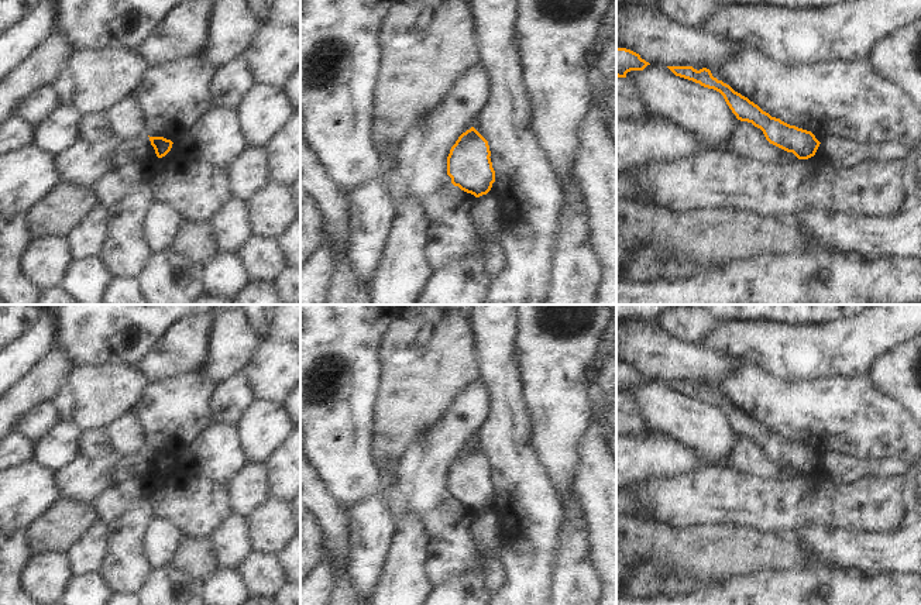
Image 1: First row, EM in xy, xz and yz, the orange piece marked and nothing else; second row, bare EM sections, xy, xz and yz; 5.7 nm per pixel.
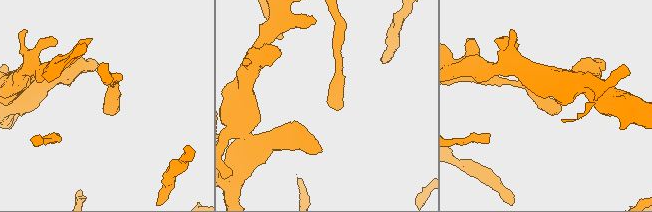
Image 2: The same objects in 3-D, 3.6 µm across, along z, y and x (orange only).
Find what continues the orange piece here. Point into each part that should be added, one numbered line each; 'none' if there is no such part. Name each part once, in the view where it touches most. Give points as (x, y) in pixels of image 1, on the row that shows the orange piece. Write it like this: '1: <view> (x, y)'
none

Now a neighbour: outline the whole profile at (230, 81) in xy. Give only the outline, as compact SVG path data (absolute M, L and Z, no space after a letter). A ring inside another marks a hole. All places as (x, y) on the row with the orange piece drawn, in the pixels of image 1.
M243 56L226 62L214 71L210 82L210 100L213 102L213 107L236 110L252 83Z

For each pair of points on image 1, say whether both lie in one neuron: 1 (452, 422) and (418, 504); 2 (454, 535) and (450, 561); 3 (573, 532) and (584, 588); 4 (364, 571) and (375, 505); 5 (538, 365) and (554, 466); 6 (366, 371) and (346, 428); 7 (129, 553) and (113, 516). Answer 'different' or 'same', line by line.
1: same
2: same
3: same
4: same
5: same
6: same
7: same

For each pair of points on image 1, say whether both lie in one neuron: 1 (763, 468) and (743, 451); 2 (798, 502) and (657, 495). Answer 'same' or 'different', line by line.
1: same
2: same

